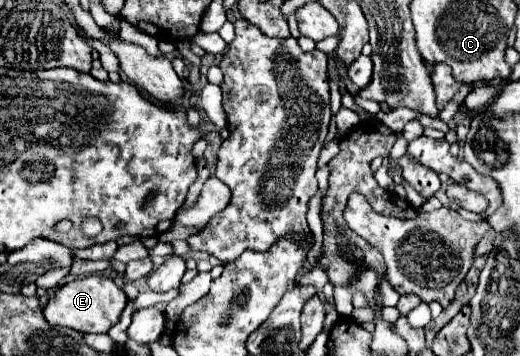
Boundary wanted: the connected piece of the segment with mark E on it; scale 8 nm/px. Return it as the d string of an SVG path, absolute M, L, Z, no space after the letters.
M88 275L62 285L46 303L44 317L54 327L70 327L82 333L108 333L112 325L118 323L128 299L124 291L108 277Z

